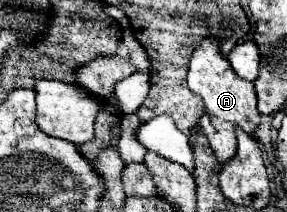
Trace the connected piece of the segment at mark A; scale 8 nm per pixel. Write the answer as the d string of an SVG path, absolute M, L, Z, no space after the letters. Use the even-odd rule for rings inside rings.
M204 38L204 42L194 50L188 68L188 88L204 100L204 116L200 118L200 128L206 134L210 148L216 158L224 164L236 154L236 134L234 128L240 126L244 132L254 134L260 124L260 112L256 110L256 90L254 84L242 80L232 70L226 56L220 54L218 42L214 38Z

